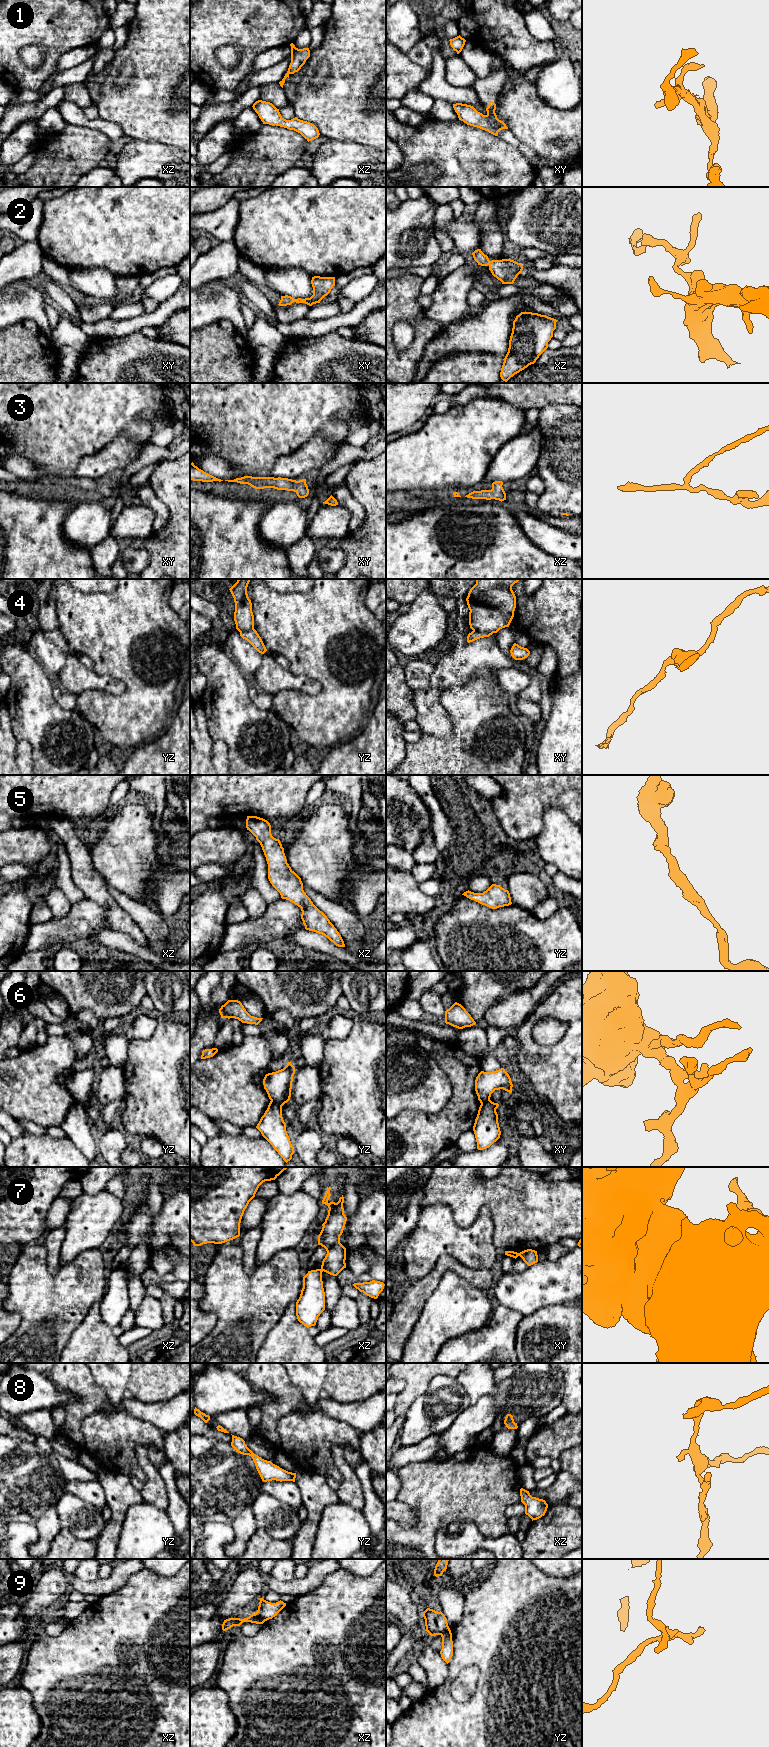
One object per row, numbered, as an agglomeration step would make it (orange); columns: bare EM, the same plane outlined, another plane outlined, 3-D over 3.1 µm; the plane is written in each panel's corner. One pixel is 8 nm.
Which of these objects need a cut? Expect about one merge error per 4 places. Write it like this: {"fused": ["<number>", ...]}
{"fused": ["4", "6", "7", "9"]}

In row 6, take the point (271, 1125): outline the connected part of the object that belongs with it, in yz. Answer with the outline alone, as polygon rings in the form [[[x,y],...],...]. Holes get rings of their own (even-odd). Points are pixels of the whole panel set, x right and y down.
[[[270,1101],[256,1128],[286,1163],[292,1159],[295,1151],[286,1131],[286,1123],[282,1117],[282,1106]]]

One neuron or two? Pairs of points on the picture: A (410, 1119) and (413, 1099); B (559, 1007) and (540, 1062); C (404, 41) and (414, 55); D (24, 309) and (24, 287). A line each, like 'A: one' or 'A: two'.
A: two
B: one
C: two
D: one

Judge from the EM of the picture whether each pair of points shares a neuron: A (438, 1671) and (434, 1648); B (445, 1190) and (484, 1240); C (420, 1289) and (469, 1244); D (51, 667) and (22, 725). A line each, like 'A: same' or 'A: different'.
A: same
B: different
C: different
D: different

